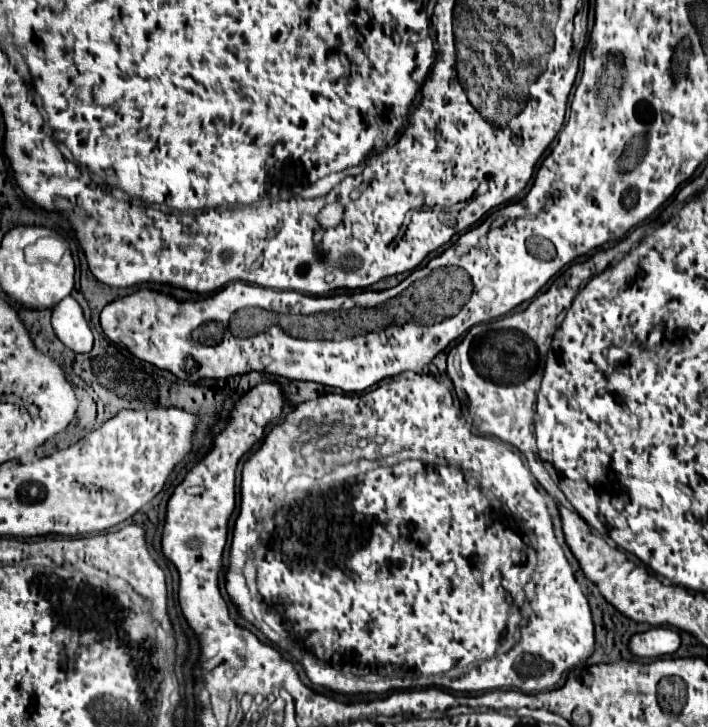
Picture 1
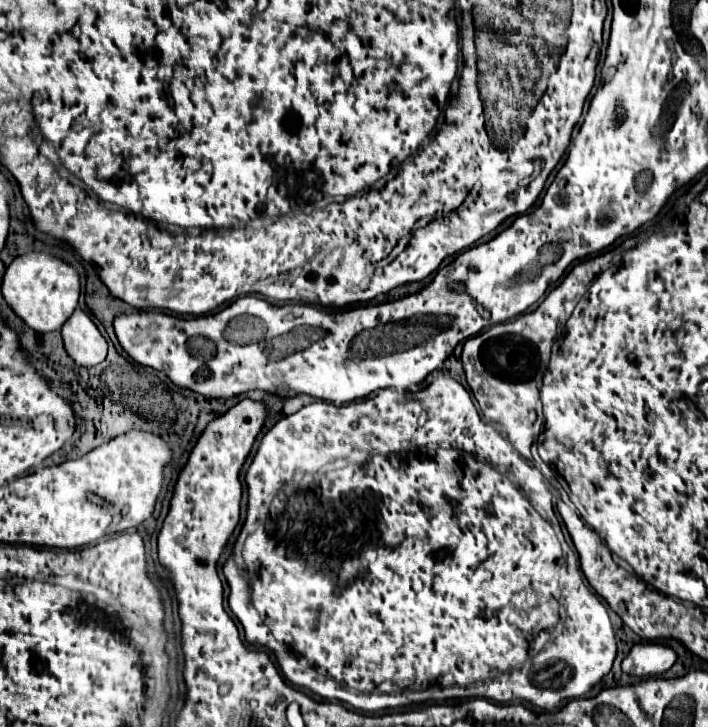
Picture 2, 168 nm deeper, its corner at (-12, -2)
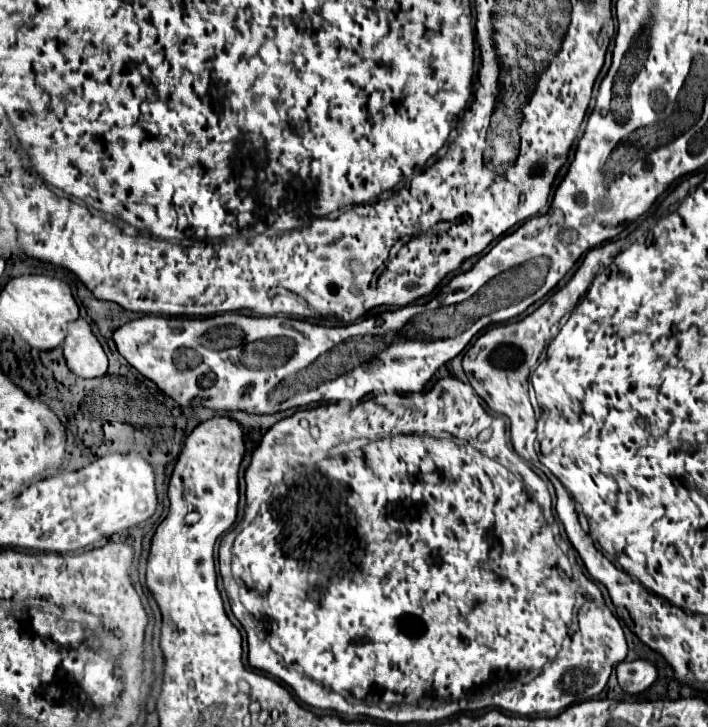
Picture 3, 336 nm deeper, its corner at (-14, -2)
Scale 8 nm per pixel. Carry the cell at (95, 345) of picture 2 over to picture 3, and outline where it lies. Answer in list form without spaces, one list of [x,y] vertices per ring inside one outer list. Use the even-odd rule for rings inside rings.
[[[78,318],[68,326],[68,336],[62,344],[64,358],[68,362],[68,368],[80,376],[80,378],[96,378],[106,374],[108,370],[108,358],[98,342],[98,338],[92,332],[90,322],[84,318]]]

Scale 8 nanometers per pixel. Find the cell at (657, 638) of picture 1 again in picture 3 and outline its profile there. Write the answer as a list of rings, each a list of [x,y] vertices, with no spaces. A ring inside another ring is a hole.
[[[648,660],[622,662],[620,666],[616,666],[616,674],[618,674],[618,684],[622,686],[622,690],[630,694],[644,692],[658,678],[656,666]]]

